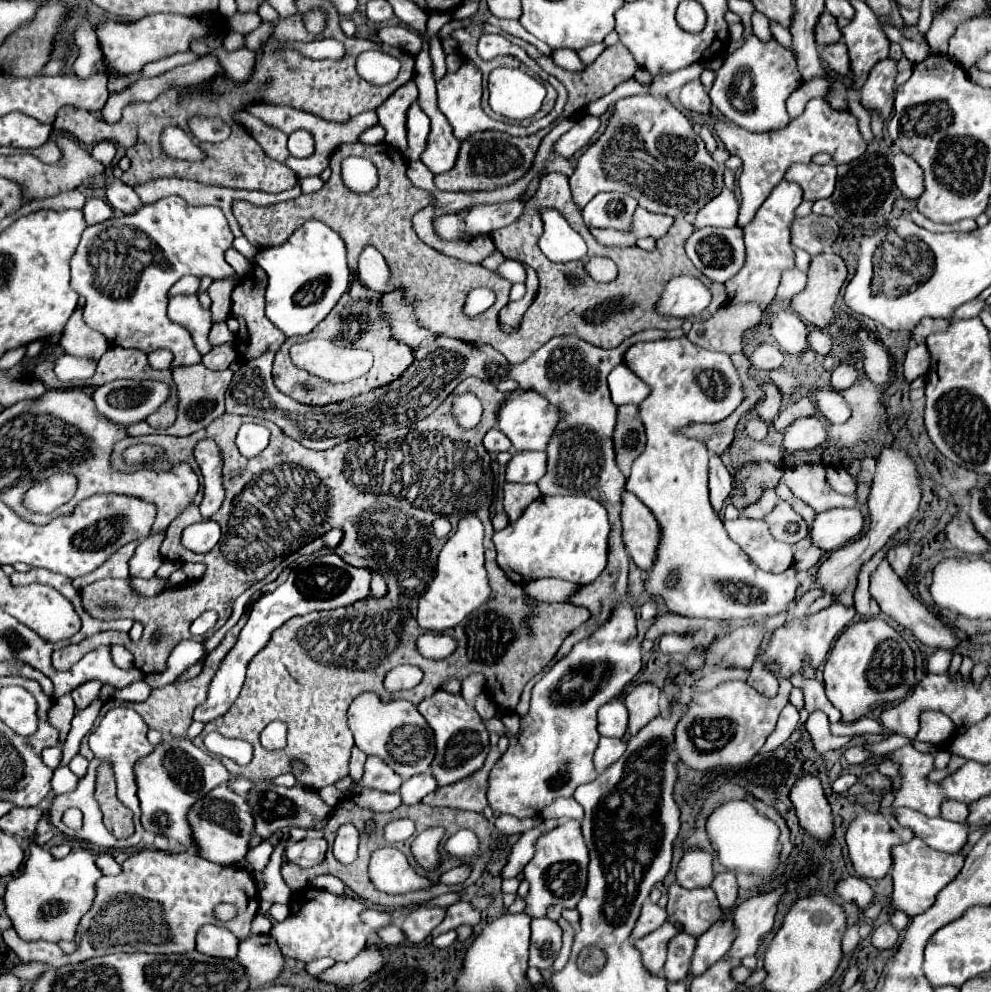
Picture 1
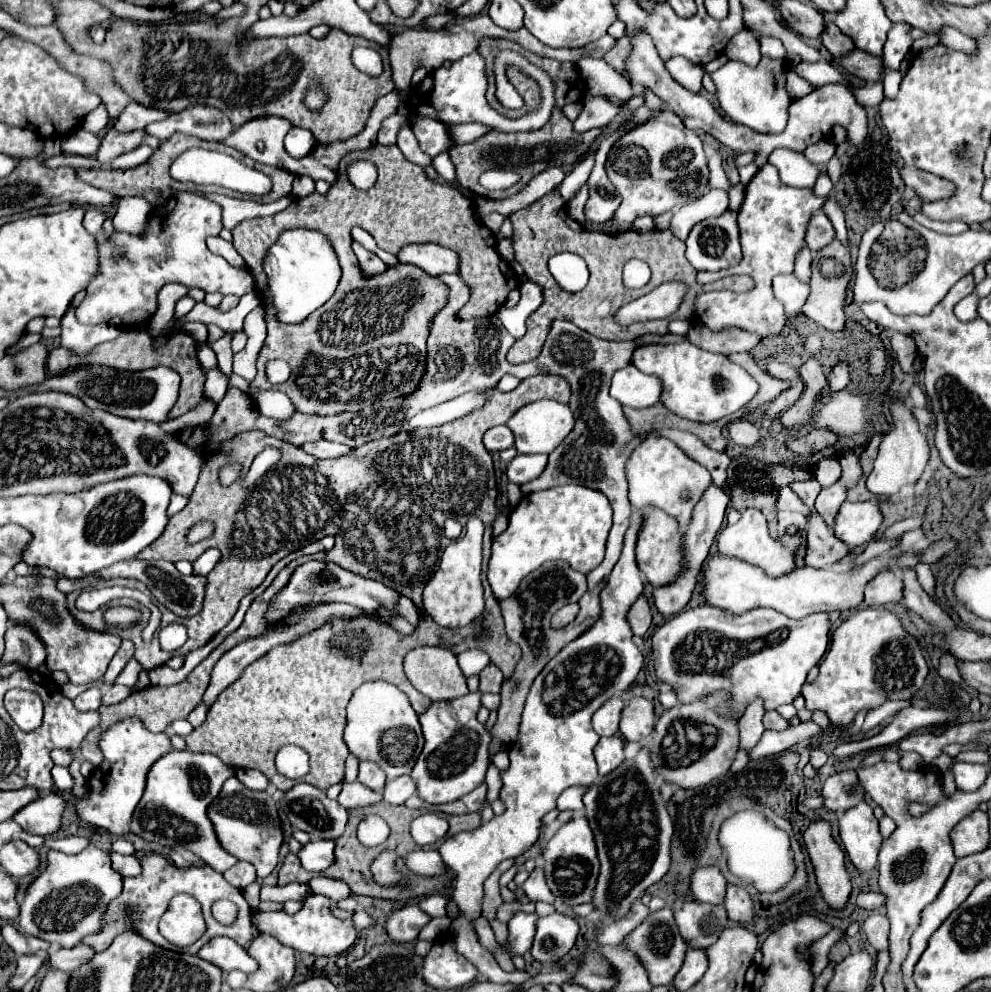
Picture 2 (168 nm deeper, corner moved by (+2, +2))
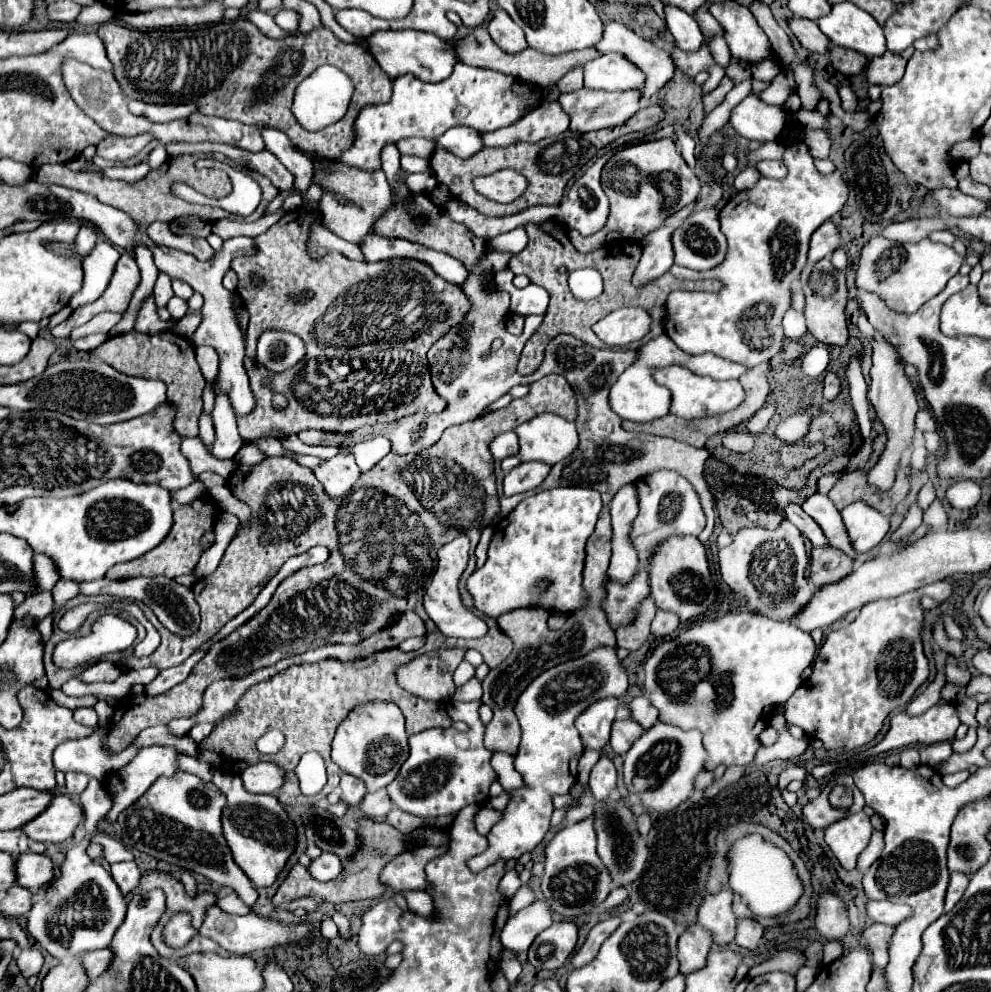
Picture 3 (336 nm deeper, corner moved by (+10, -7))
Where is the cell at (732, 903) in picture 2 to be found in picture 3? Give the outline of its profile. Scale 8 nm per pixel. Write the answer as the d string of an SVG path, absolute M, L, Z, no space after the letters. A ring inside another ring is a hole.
M740 918L738 924L736 924L736 938L734 938L734 942L738 946L754 950L758 946L762 934L764 934L764 928L754 918Z

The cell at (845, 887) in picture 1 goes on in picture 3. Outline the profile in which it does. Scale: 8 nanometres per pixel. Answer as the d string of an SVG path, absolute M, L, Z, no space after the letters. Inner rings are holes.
M880 900L880 902L868 902L866 906L868 918L872 922L882 922L882 924L898 924L904 918L910 916L910 908L902 906L902 904L894 904L888 900Z

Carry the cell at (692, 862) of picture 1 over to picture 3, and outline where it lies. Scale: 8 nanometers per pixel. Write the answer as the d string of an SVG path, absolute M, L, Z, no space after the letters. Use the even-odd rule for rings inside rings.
M720 890L718 894L708 894L698 908L698 922L714 934L714 942L724 946L734 942L734 912L732 912L732 892Z

